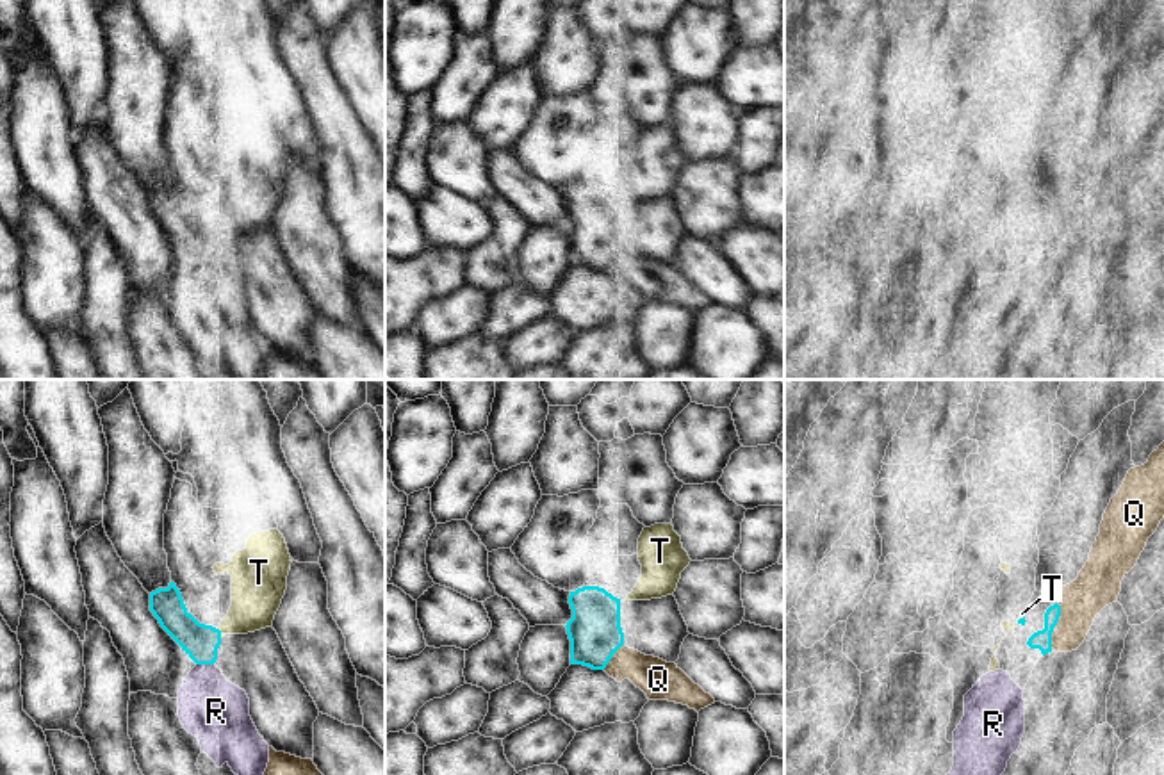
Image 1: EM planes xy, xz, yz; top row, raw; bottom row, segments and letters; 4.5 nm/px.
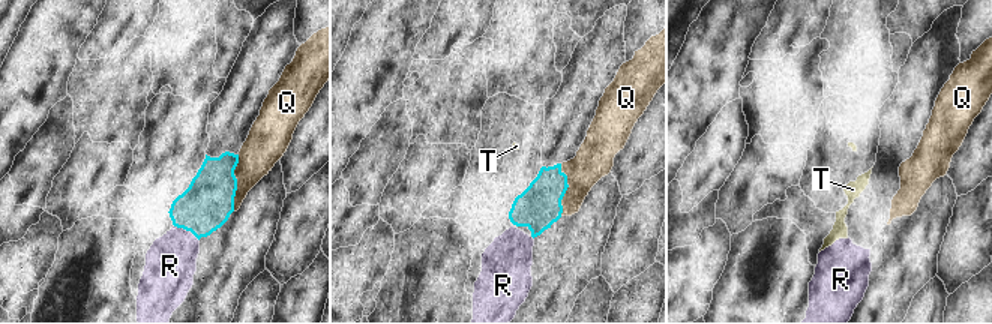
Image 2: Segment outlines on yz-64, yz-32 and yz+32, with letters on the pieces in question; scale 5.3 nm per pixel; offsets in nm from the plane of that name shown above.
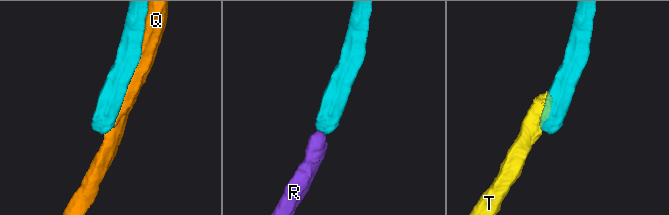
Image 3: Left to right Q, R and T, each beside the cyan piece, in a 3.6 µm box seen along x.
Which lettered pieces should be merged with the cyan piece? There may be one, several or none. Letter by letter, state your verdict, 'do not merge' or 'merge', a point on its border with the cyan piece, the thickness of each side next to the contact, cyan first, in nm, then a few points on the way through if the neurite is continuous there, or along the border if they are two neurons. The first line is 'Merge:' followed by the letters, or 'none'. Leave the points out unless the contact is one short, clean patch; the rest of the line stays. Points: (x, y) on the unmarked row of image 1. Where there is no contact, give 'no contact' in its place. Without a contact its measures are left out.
Merge: R
Q: do not merge | yz (1056, 225) | 90/190 nm
R: merge | xy (205, 264) | 160/300 nm | across xy (200, 243), (205, 264), (205, 300), (216, 312)
T: do not merge | xy (220, 232) | 160/240 nm | along xy (218, 230), (221, 234)

